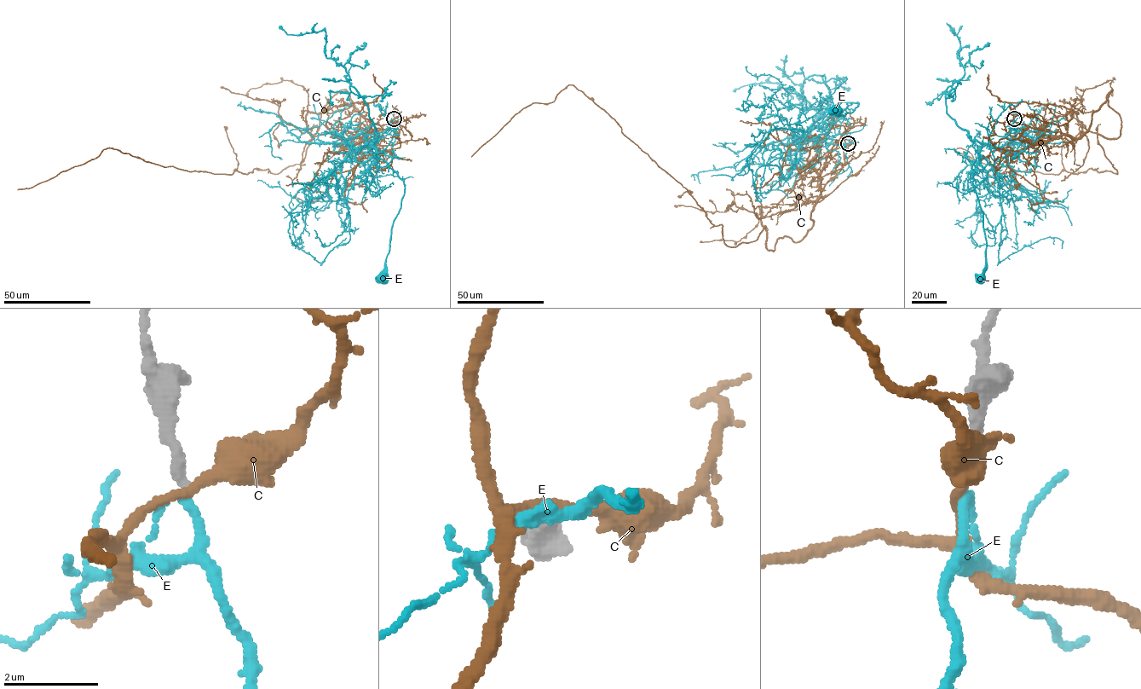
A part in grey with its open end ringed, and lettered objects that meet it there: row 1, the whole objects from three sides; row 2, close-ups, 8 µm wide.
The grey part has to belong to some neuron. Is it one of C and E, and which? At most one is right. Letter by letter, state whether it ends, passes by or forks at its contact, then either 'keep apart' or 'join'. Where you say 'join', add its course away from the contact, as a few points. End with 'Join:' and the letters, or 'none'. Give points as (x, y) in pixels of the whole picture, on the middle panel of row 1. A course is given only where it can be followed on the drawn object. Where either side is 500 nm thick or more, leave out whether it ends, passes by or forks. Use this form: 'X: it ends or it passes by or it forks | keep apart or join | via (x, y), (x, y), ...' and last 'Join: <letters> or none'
C: it passes by | keep apart
E: it passes by | join | via (848, 143), (812, 136), (802, 140), (804, 133), (829, 109), (843, 101), (858, 103), (844, 116), (834, 110)
Join: E

